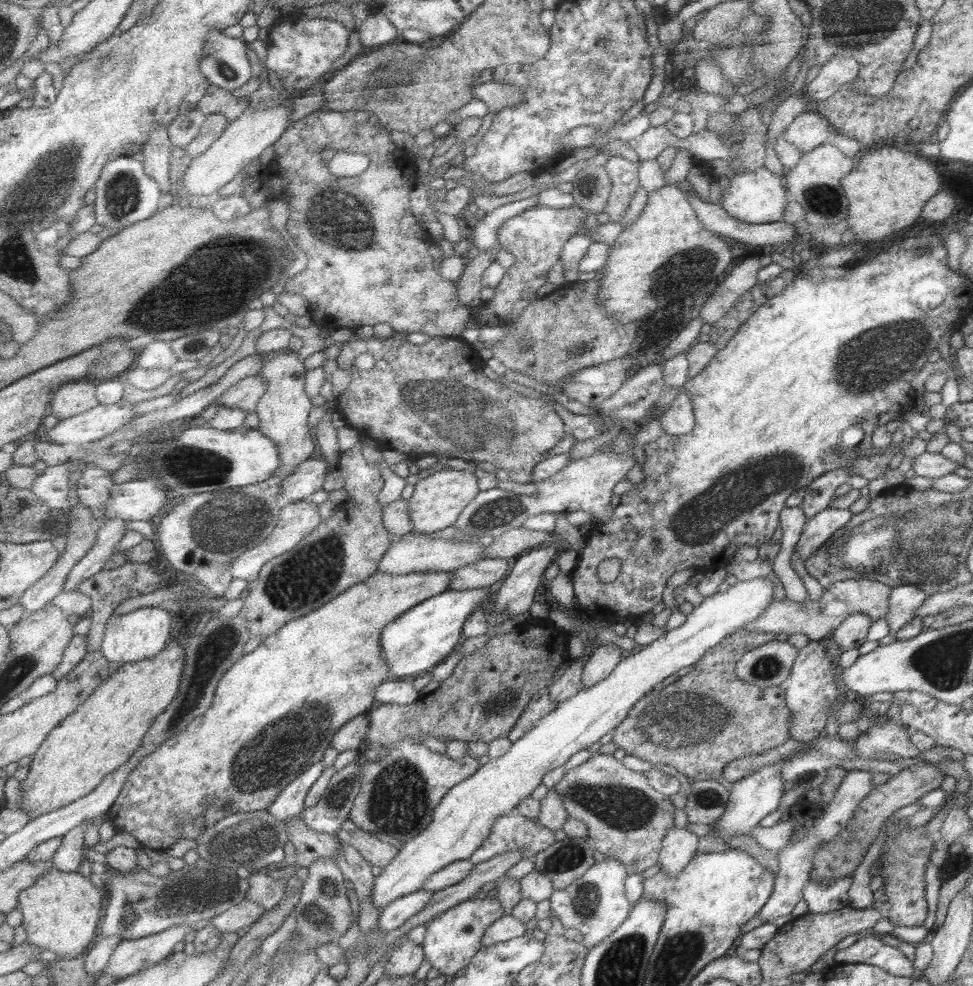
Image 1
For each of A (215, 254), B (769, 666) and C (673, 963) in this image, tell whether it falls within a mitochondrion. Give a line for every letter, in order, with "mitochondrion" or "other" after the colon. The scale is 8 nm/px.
A: mitochondrion
B: mitochondrion
C: mitochondrion

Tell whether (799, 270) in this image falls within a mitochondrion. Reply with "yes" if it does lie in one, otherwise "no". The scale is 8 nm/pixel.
no

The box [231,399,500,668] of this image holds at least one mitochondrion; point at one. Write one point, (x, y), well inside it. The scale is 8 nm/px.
(303, 578)

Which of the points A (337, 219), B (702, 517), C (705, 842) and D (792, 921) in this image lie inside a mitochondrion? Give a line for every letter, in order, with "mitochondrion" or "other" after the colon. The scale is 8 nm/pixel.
A: mitochondrion
B: mitochondrion
C: other
D: other

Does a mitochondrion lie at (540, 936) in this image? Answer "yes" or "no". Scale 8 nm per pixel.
no

